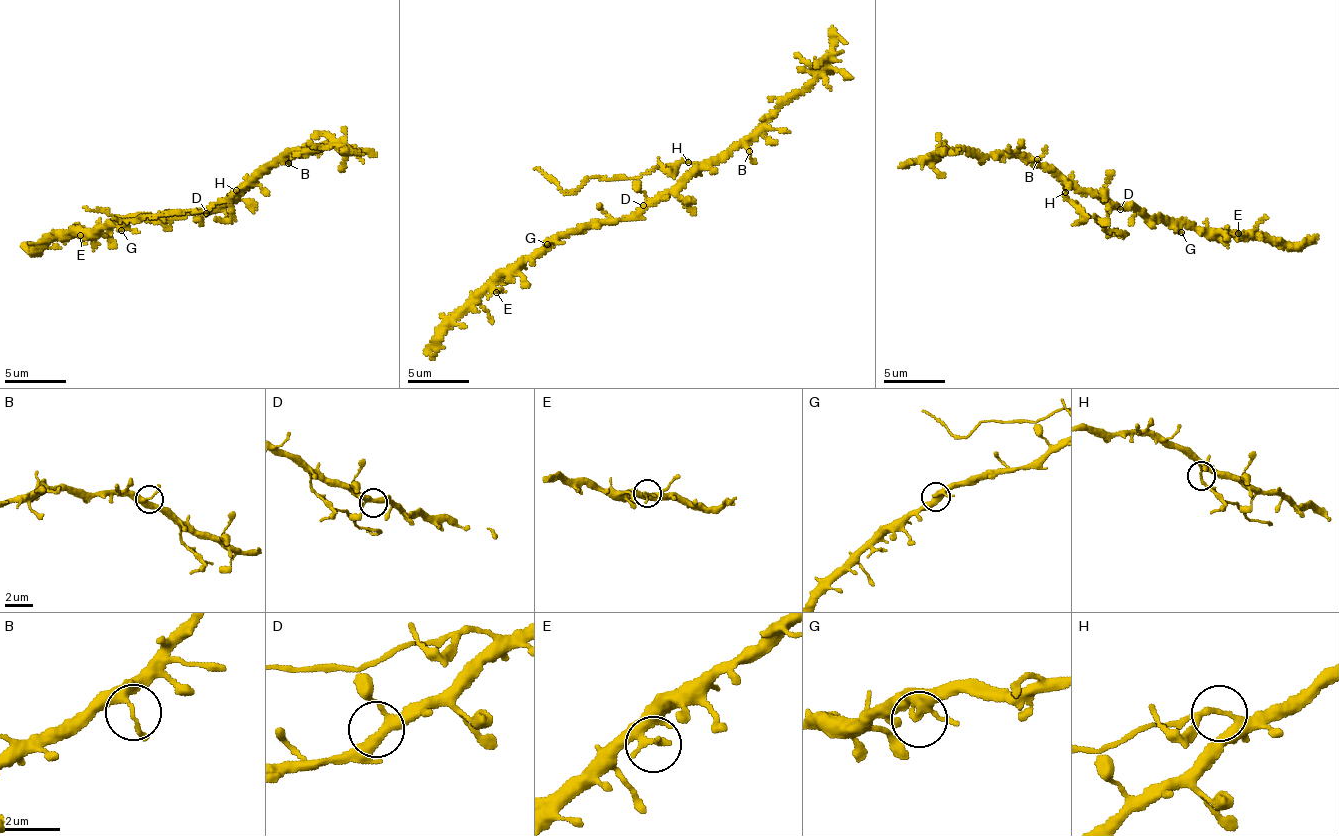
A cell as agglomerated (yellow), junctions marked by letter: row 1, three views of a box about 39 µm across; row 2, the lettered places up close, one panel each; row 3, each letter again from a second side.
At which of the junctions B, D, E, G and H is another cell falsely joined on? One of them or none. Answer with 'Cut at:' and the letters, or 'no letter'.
Cut at: H

